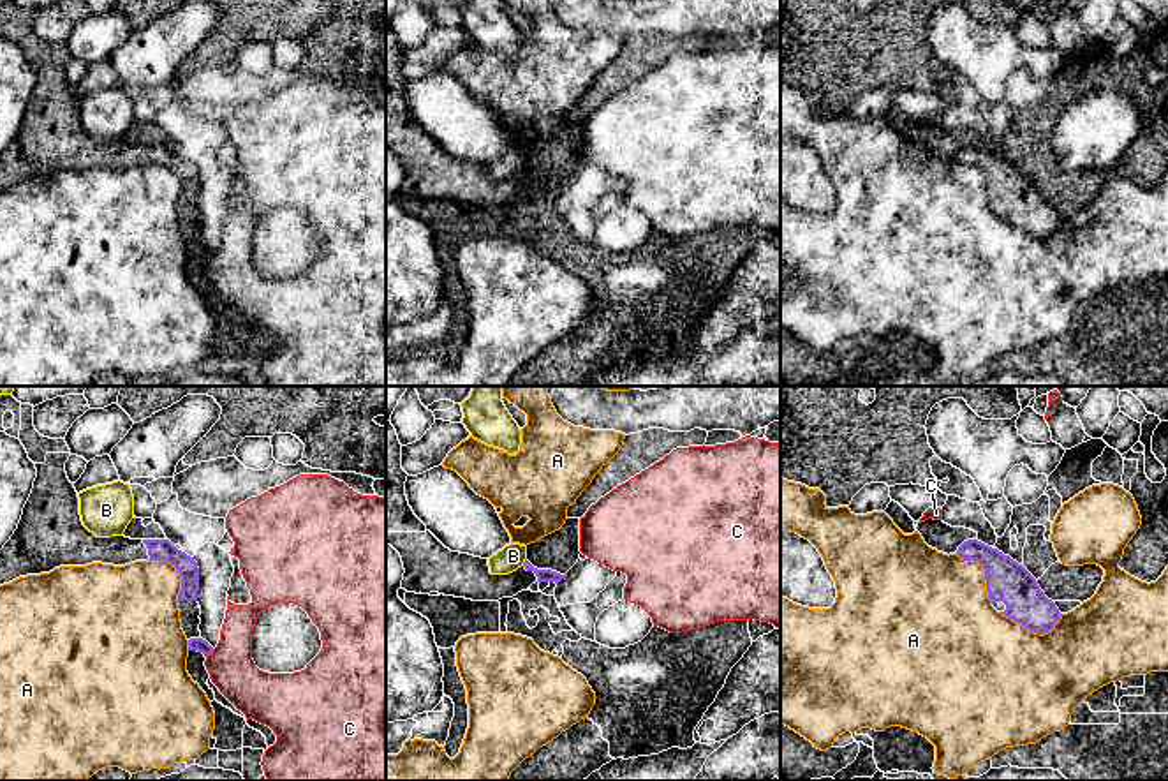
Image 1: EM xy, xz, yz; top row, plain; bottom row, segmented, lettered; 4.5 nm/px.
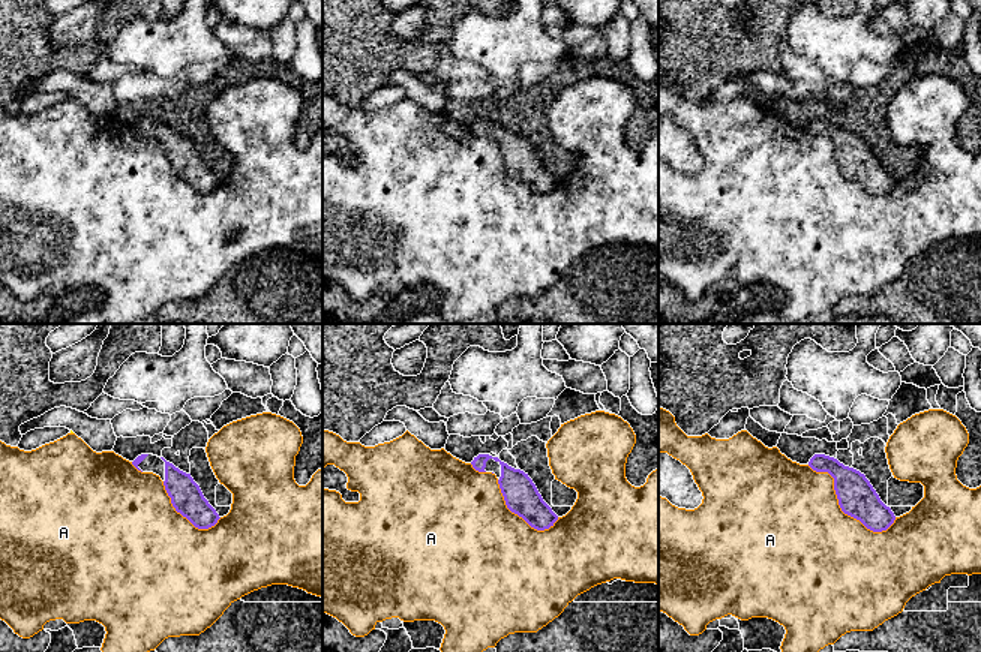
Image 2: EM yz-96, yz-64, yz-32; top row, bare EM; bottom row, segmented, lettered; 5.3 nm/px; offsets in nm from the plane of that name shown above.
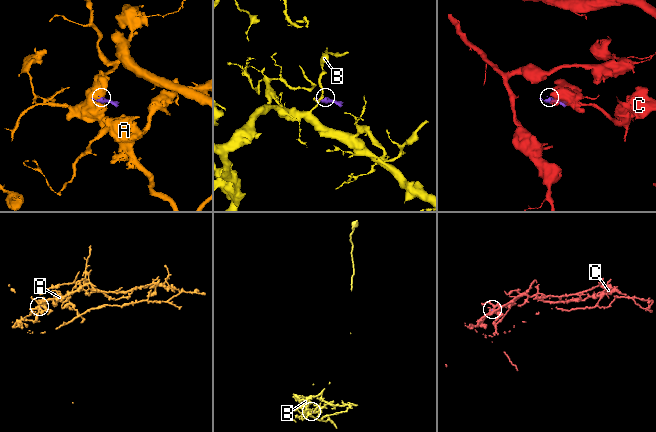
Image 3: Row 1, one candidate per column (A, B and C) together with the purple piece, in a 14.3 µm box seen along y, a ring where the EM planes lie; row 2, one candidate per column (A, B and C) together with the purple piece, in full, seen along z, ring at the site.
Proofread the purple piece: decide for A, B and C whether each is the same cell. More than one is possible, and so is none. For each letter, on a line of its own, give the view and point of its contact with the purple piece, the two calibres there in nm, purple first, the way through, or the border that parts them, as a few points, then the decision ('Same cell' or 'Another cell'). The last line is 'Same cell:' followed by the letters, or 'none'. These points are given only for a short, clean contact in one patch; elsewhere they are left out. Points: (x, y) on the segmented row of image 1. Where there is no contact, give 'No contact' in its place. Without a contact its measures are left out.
A: Touches purple at yz (1033, 632). Thickness 190 nm (purple) against 500 nm. Another cell
B: Touches purple at xz (525, 561). Thickness 60 nm (purple) against 120 nm. Boundary: xz (525, 557), (522, 565). Another cell
C: Touches purple at xy (210, 653). Thickness 60 nm (purple) against 220 nm. Another cell
Same cell: none

